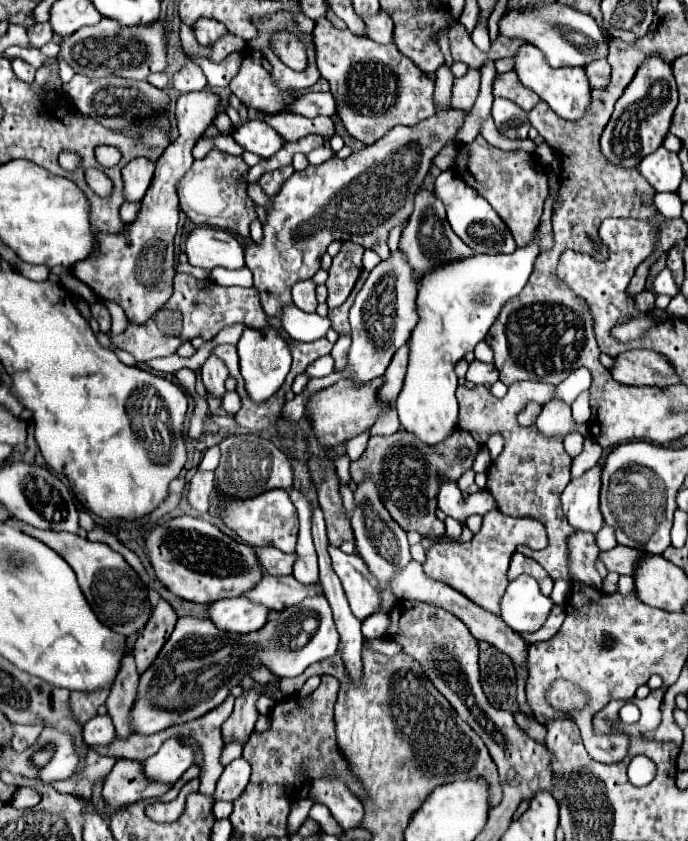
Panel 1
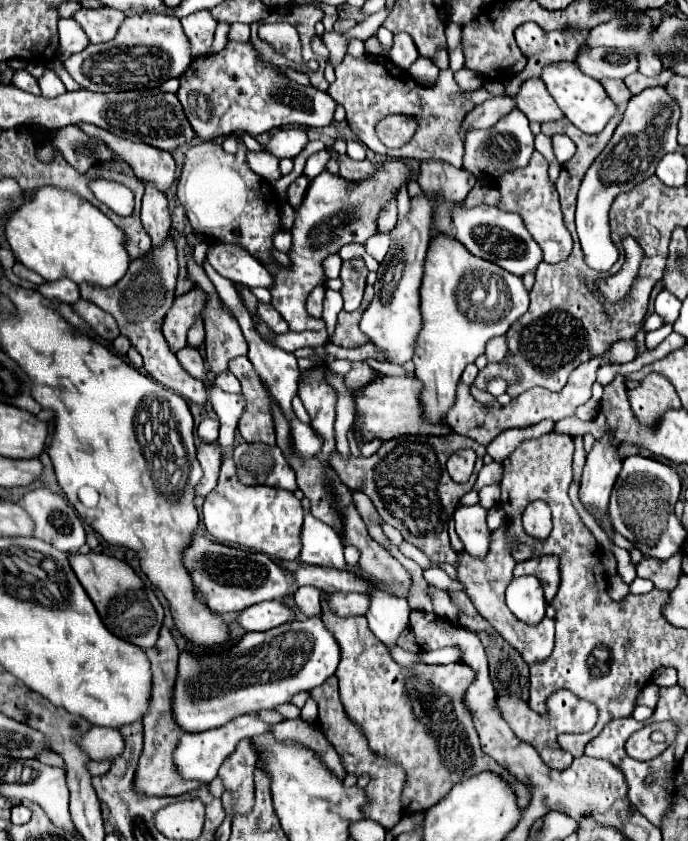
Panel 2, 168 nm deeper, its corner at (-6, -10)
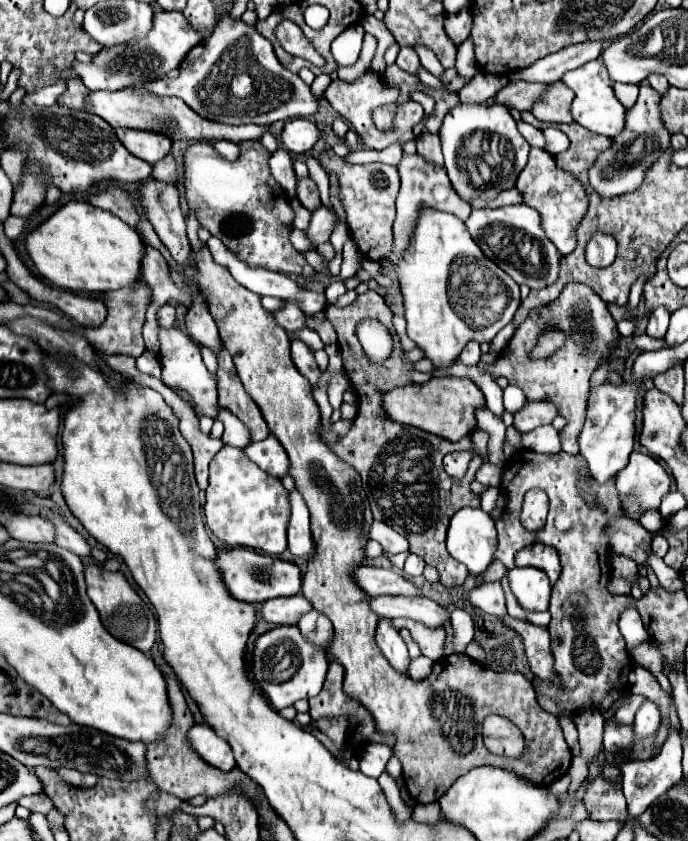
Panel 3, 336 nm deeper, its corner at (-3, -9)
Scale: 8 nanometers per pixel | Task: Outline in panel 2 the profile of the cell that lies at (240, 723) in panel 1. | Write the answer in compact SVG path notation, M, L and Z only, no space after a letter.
M244 738L218 772L224 790L234 794L232 816L248 814L254 806L254 766L254 748L250 740Z

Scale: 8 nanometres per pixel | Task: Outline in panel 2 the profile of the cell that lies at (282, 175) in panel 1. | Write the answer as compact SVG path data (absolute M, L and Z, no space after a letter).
M298 176L298 178L290 184L290 188L288 188L288 202L290 202L292 208L298 208L298 206L302 204L308 184L310 184L310 178L306 178L306 176Z

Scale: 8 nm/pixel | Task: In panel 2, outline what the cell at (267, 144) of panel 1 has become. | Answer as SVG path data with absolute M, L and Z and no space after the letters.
M282 128L268 140L266 152L274 154L276 158L296 158L304 146L308 144L308 134L302 128Z

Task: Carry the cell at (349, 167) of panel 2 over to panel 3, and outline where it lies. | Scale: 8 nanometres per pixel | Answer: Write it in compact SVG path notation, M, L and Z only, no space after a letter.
M327 151L321 159L321 165L333 169L341 185L341 201L351 225L353 241L357 243L365 259L381 261L391 251L391 225L395 221L395 199L399 193L399 173L395 167L385 163L367 163L367 165L349 165L333 151Z

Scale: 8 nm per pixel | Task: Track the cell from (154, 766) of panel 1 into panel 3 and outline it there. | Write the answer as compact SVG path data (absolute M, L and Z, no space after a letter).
M193 725L189 729L189 743L205 763L221 771L231 771L235 767L233 751L225 739L221 739L209 725Z

